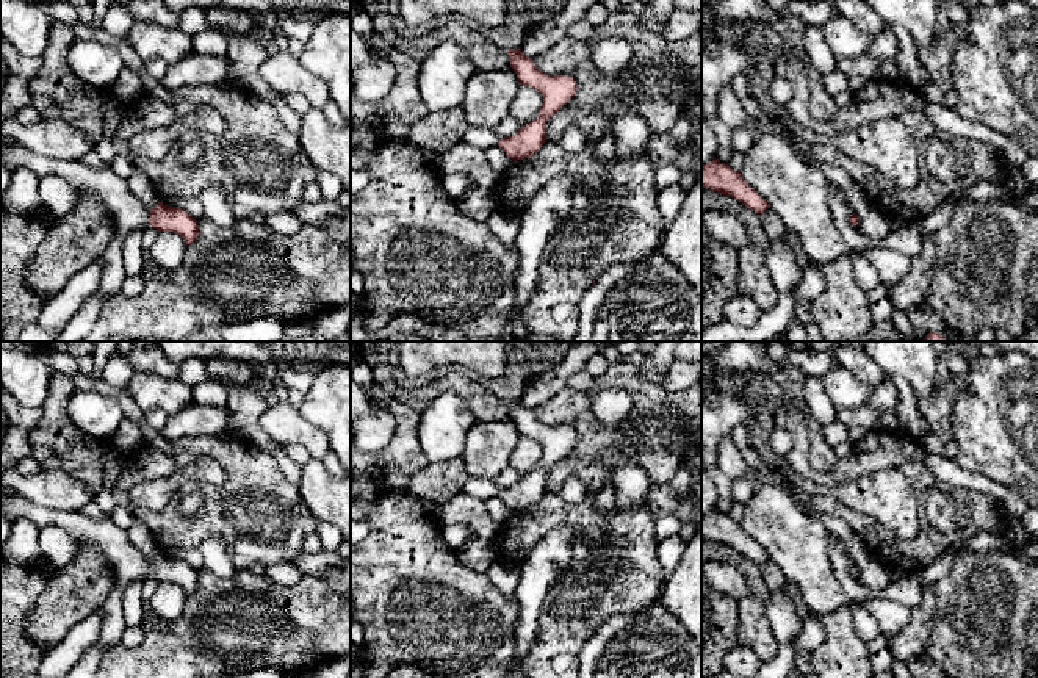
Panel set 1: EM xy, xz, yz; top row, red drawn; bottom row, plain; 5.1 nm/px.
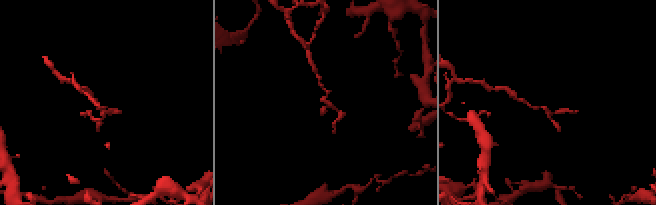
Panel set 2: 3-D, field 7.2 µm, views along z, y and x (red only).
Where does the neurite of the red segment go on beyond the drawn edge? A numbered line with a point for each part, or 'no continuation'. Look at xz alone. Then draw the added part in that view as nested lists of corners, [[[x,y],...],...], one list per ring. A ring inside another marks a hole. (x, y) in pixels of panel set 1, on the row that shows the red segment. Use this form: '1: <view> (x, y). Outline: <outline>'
1: xz (482, 138). Outline: [[[468,125],[463,133],[463,141],[470,146],[481,149],[481,150],[485,150],[492,146],[498,146],[499,139],[501,138],[496,135],[495,130],[485,128],[485,127]]]

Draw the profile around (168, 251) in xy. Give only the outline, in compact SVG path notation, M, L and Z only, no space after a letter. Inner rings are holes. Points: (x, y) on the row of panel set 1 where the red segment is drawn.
M160 232L147 254L166 271L174 271L183 261L186 251L185 240L174 232Z

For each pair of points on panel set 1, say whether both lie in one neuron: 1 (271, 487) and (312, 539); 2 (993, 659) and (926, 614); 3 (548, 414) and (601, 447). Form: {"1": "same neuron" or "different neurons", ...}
{"1": "different neurons", "2": "different neurons", "3": "same neuron"}

